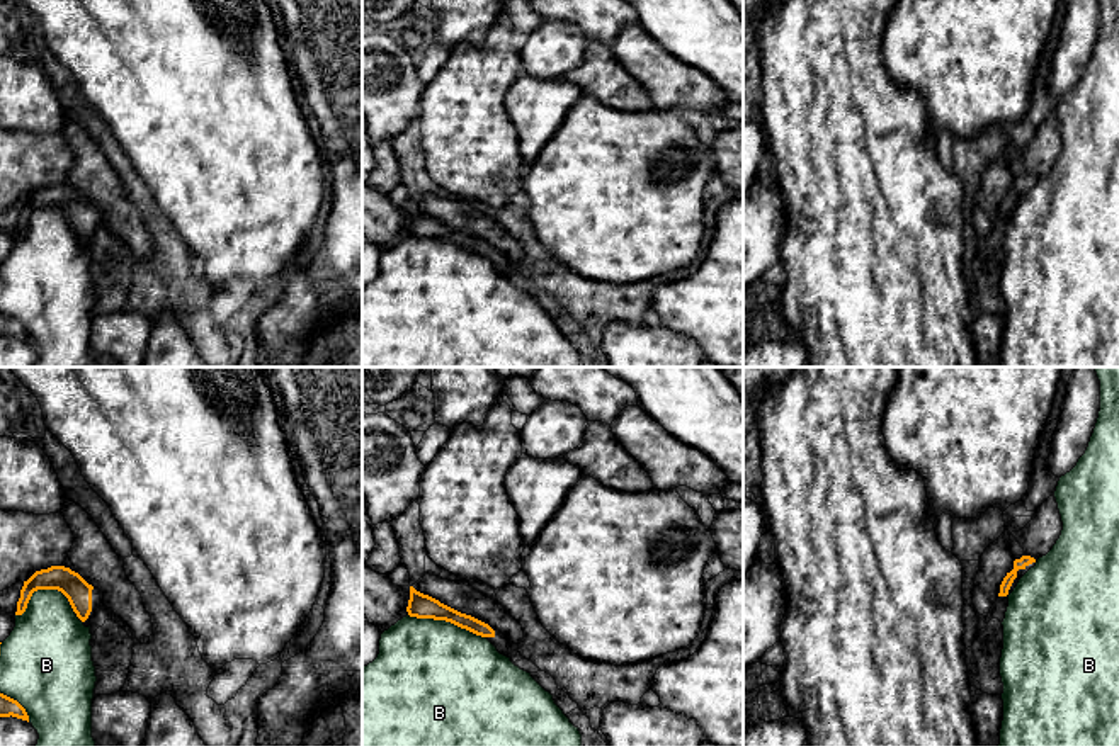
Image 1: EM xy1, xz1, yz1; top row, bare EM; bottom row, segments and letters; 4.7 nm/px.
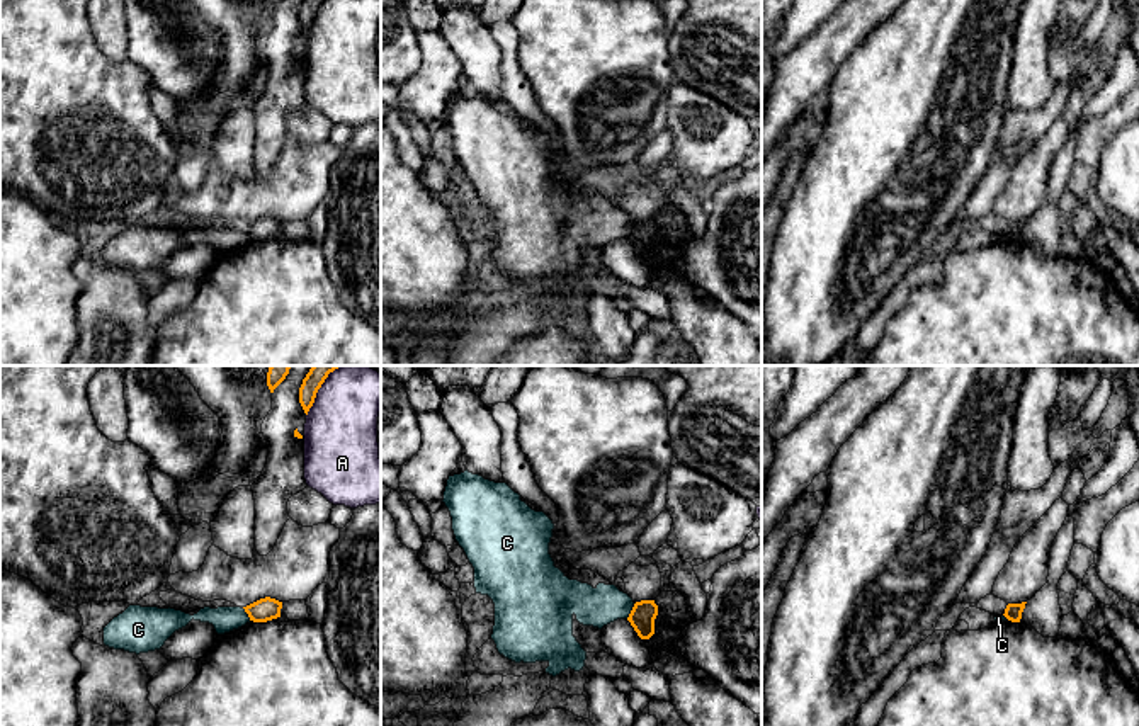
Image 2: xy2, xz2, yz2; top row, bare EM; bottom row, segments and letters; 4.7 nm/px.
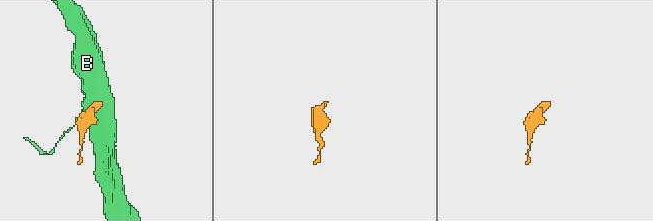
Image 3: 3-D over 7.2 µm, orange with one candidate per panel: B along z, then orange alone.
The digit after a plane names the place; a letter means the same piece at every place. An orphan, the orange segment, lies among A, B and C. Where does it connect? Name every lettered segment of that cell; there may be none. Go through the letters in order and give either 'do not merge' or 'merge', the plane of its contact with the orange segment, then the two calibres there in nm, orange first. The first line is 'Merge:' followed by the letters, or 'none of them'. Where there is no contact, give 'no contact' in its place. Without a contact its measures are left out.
Merge: none of them
A: do not merge; meets orange in xy2; 90 nm thick on the orange side, 360 nm on the other
B: do not merge; meets orange in xy1; 120 nm thick on the orange side, 360 nm on the other
C: do not merge; meets orange in xz2; 120 nm thick on the orange side, 180 nm on the other

